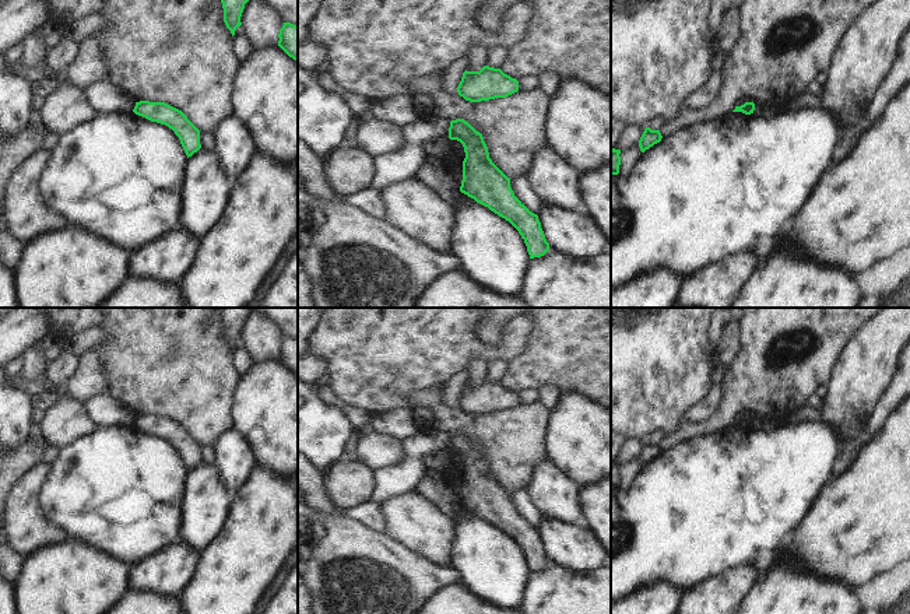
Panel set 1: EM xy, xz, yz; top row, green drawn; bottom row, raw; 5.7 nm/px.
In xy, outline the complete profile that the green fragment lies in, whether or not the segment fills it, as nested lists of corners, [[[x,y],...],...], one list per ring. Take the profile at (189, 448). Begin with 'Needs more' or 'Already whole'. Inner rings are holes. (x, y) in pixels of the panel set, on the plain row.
Already whole. [[[140,414],[136,415],[133,425],[151,435],[157,435],[172,442],[179,450],[187,471],[201,462],[200,443],[182,424],[165,415]]]

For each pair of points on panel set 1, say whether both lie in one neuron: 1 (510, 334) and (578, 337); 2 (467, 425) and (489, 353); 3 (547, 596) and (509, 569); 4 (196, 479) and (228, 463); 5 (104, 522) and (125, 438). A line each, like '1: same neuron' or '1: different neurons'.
1: different neurons
2: different neurons
3: different neurons
4: different neurons
5: same neuron

